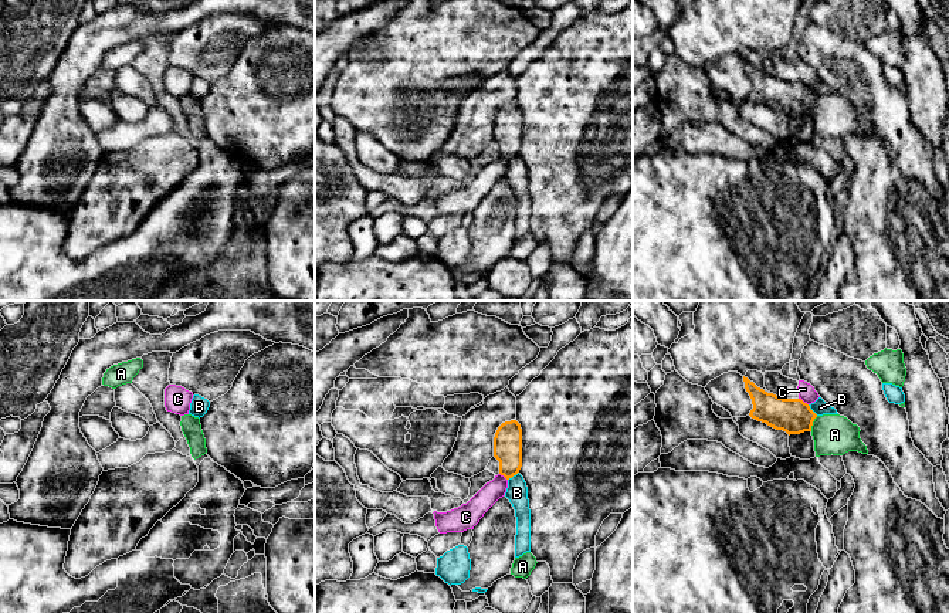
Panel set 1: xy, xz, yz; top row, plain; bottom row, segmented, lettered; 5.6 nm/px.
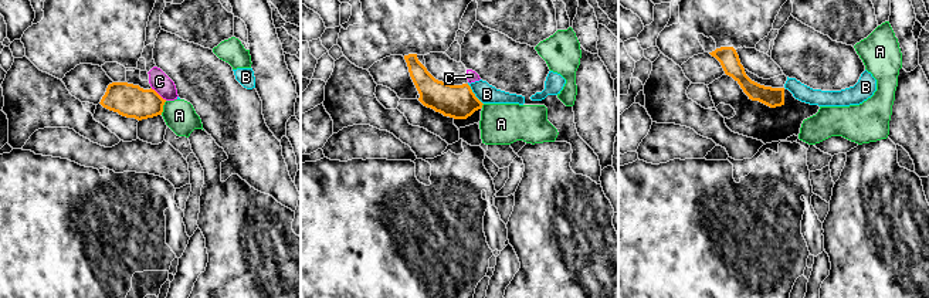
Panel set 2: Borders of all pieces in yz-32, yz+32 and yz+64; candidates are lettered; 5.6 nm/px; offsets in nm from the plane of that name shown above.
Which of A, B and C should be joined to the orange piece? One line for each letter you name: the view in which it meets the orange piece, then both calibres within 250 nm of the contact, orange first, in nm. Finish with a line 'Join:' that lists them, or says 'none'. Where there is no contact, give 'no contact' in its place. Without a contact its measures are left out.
Join: none

